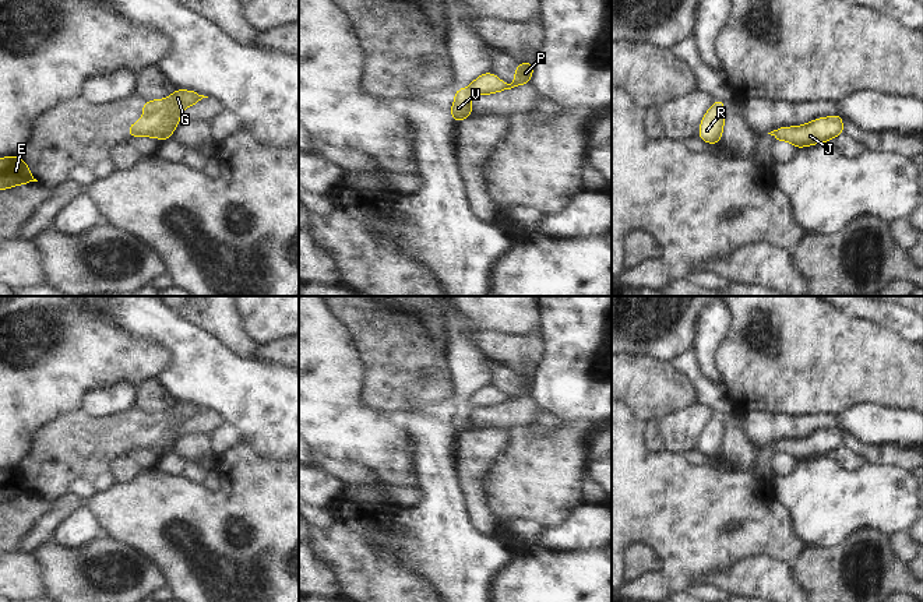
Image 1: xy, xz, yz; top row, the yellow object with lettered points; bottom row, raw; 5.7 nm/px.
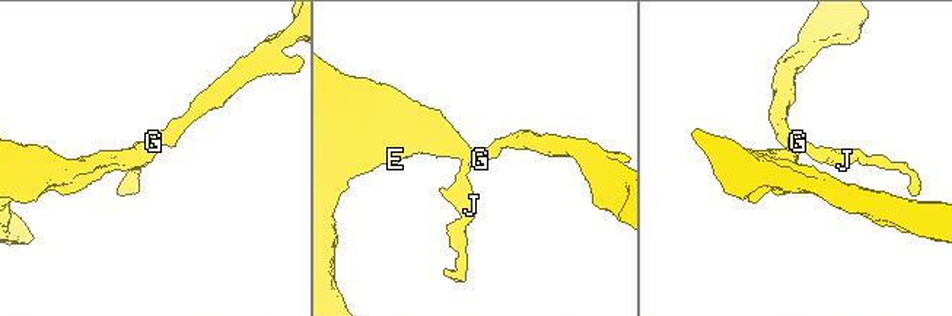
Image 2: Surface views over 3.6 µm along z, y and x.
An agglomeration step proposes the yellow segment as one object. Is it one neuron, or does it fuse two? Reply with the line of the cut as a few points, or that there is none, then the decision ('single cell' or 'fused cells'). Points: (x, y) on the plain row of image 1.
xy (162, 414), (145, 428) | fused cells

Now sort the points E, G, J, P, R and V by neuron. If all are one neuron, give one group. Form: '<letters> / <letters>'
E G P R / J V

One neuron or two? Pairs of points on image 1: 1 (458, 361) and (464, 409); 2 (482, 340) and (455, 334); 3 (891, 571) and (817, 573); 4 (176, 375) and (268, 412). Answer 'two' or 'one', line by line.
1: one
2: two
3: one
4: one

